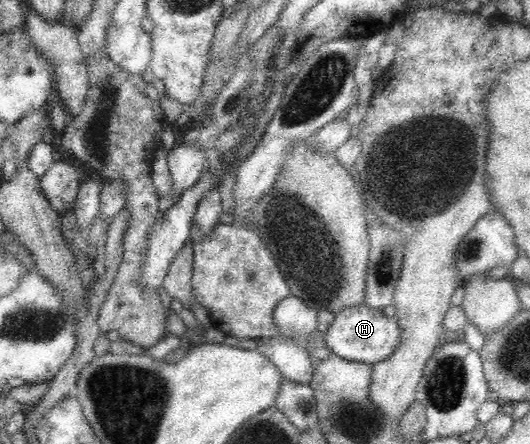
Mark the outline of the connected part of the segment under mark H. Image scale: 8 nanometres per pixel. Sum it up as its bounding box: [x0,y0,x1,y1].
[324,303,402,365]

